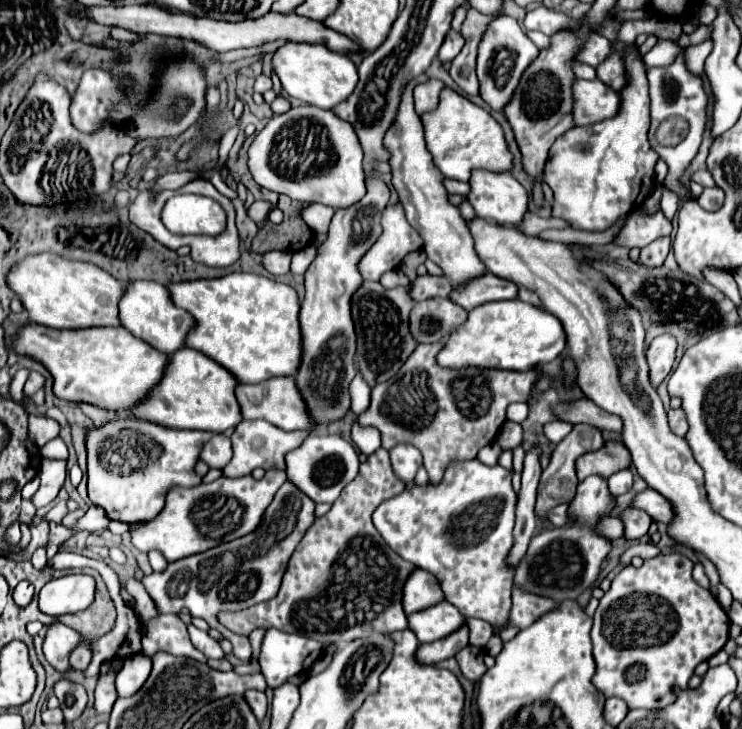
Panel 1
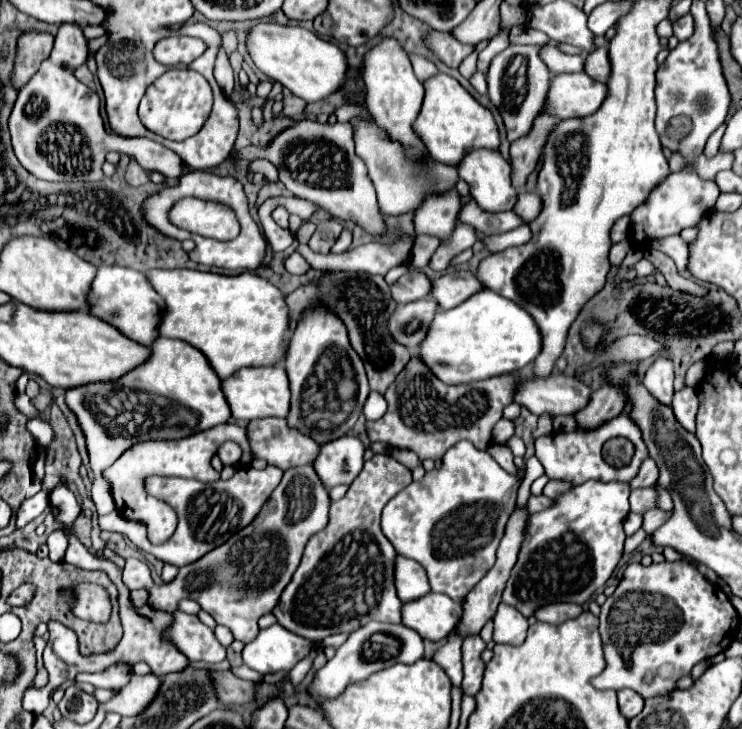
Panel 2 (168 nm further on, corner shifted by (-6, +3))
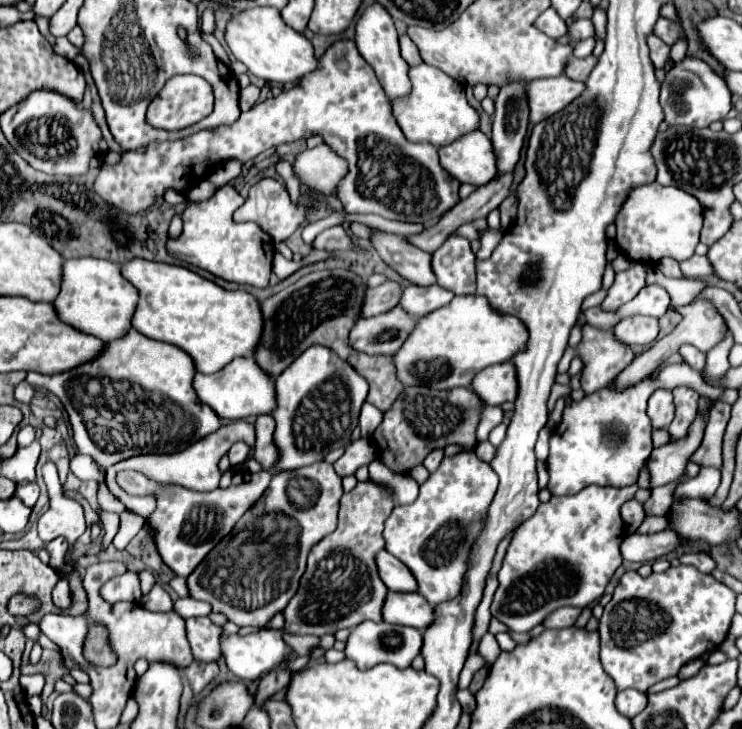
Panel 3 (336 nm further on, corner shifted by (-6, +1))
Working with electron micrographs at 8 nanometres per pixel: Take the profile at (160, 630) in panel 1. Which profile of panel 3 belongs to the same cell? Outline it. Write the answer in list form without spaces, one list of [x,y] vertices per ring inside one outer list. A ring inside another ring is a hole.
[[[188,618],[186,634],[198,662],[218,662],[222,658],[220,652],[220,626],[214,626],[208,618]]]

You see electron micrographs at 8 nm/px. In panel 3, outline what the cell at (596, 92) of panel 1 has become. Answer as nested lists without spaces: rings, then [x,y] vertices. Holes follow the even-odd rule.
[[[568,76],[540,78],[528,84],[530,98],[530,122],[538,124],[552,114],[564,110],[568,102],[574,102],[586,90],[584,82],[570,80]]]

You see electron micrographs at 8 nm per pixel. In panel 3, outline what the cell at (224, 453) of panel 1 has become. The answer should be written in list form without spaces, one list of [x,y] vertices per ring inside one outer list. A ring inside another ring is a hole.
[[[236,442],[230,450],[228,450],[228,458],[232,466],[238,466],[244,462],[244,458],[248,456],[248,446],[244,442]]]

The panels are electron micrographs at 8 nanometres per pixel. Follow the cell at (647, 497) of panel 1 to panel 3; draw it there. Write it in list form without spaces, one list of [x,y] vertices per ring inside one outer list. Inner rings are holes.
[[[634,498],[634,500],[628,500],[624,506],[622,506],[622,518],[626,522],[626,528],[628,530],[636,530],[642,520],[644,520],[644,506]]]

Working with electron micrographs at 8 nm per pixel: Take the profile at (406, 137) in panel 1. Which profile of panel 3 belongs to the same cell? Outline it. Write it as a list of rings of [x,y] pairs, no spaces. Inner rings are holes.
[[[380,4],[370,6],[362,14],[362,18],[358,20],[358,24],[356,24],[356,46],[358,46],[360,56],[374,68],[376,78],[380,80],[380,84],[382,84],[382,88],[384,88],[384,92],[390,100],[406,98],[410,94],[410,90],[412,90],[412,82],[410,82],[410,76],[408,76],[410,66],[400,56],[400,46],[398,46],[398,34],[396,34],[396,28],[394,28],[394,20],[390,18],[390,14]]]

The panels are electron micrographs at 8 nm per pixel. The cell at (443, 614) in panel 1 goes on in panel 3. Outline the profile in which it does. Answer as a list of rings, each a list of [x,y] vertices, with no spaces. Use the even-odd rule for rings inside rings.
[[[388,592],[388,598],[384,602],[384,622],[412,626],[424,632],[428,626],[432,626],[434,620],[434,606],[418,592]]]

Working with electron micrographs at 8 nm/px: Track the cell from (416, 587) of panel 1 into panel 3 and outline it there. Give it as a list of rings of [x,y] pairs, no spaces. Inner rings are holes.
[[[382,550],[380,556],[376,556],[376,564],[380,570],[380,578],[388,586],[388,590],[392,592],[416,592],[418,590],[418,582],[414,574],[410,574],[408,566],[404,566],[398,558],[388,554],[386,550]]]

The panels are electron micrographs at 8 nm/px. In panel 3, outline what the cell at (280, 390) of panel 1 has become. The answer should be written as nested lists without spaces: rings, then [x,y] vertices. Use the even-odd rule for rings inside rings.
[[[234,358],[220,374],[196,374],[194,390],[200,402],[208,404],[220,418],[242,420],[258,414],[272,414],[276,410],[276,386],[272,376],[262,370],[254,358]]]

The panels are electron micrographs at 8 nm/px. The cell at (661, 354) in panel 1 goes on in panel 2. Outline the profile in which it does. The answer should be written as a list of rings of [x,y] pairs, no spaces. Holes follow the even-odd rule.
[[[658,358],[646,372],[644,376],[644,386],[648,388],[648,392],[654,396],[656,402],[670,406],[672,404],[672,380],[674,380],[674,370],[672,370],[672,362],[668,358]]]

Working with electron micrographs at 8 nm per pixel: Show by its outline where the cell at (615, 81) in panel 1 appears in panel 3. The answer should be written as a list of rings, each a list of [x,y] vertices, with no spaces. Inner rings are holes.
[[[588,56],[588,58],[572,58],[572,62],[568,62],[568,70],[566,70],[566,76],[572,78],[572,80],[580,80],[580,82],[586,82],[586,78],[590,76],[592,68],[596,66],[598,58],[596,56]]]

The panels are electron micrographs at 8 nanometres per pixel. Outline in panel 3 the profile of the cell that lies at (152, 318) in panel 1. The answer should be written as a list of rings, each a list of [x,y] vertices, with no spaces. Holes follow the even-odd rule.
[[[70,258],[64,262],[64,284],[54,304],[64,322],[110,342],[122,338],[132,328],[138,298],[138,290],[122,276],[118,264],[100,258]]]

